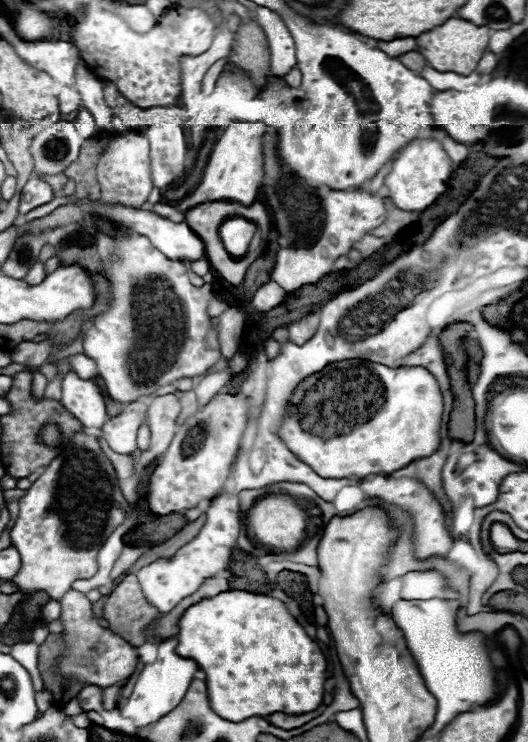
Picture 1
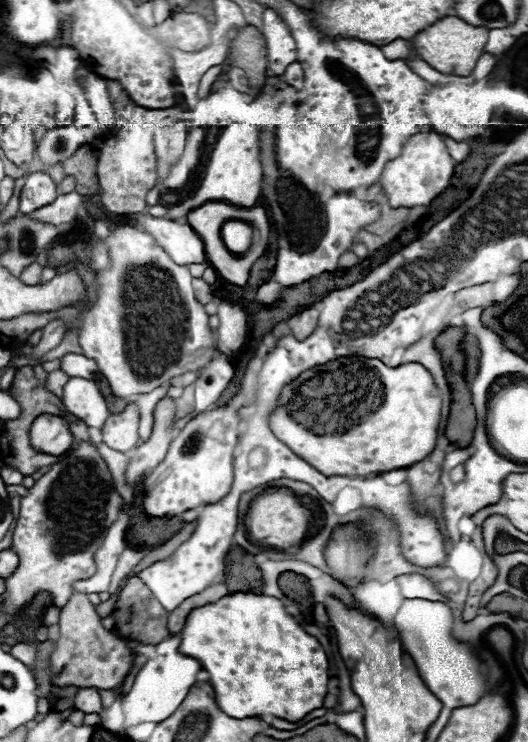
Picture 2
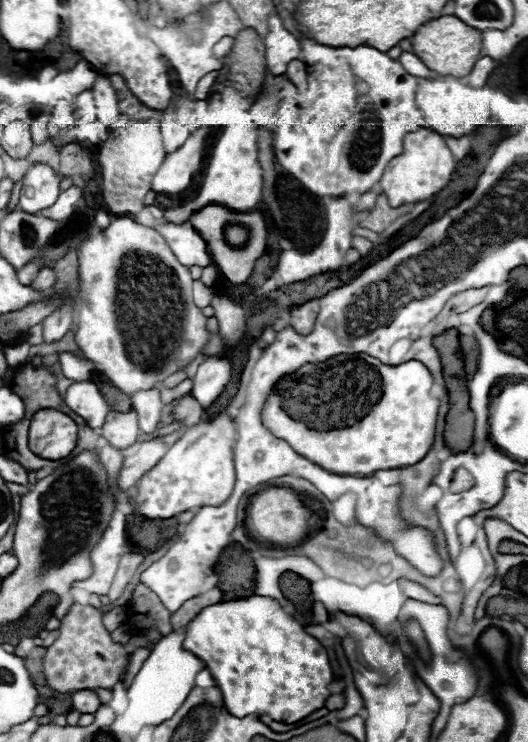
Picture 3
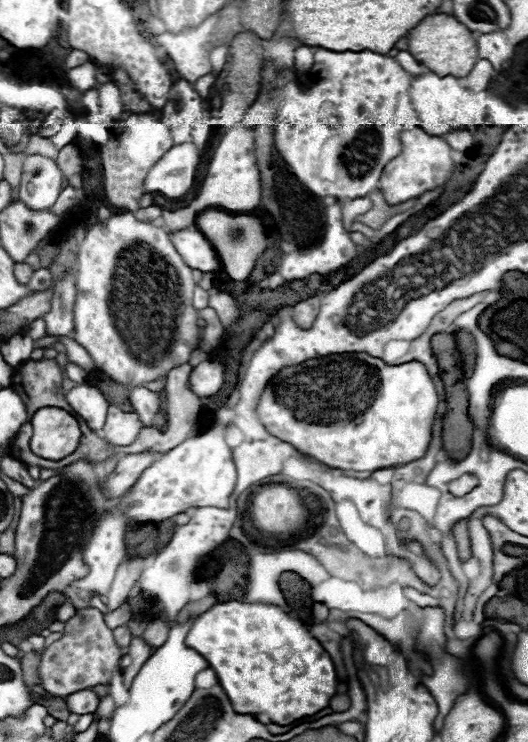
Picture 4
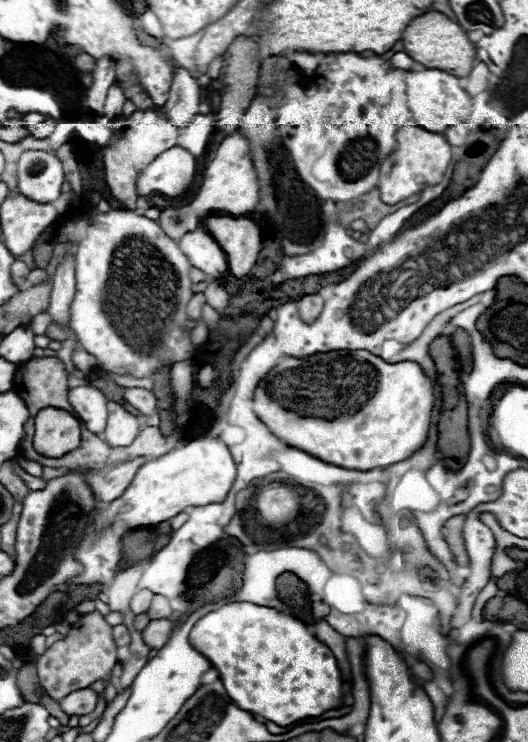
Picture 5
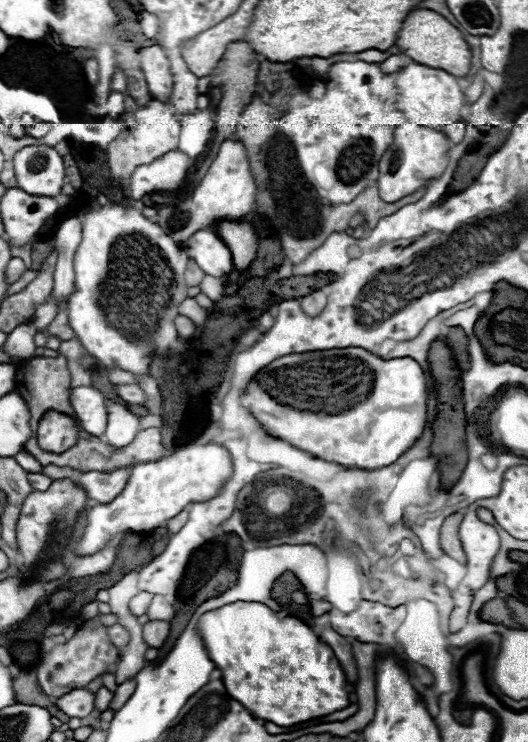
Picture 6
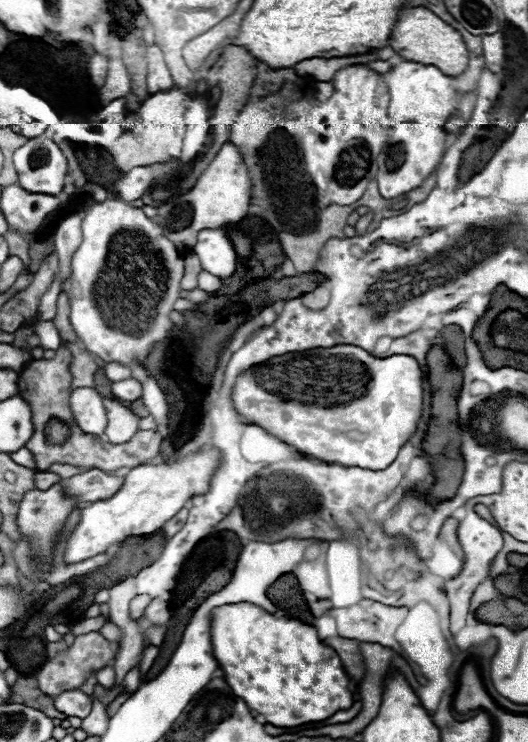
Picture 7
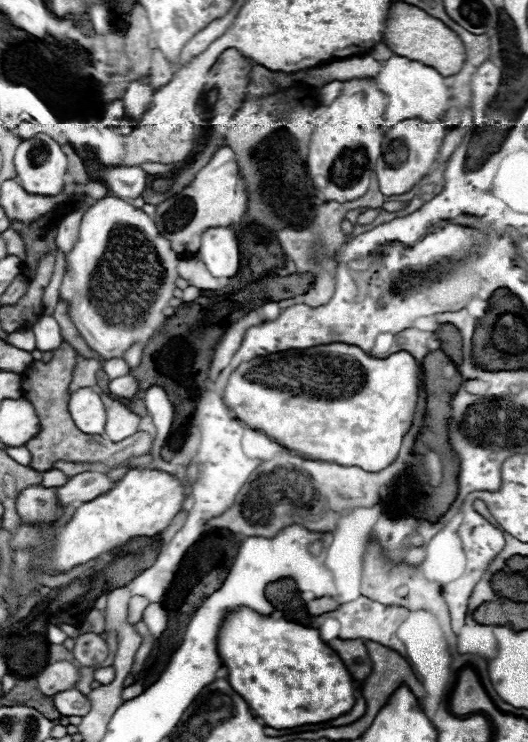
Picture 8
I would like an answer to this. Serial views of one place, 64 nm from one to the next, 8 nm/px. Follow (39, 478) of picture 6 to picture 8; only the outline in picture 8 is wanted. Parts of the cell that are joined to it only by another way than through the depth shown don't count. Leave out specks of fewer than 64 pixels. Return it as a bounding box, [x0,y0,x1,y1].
[42,470,68,486]

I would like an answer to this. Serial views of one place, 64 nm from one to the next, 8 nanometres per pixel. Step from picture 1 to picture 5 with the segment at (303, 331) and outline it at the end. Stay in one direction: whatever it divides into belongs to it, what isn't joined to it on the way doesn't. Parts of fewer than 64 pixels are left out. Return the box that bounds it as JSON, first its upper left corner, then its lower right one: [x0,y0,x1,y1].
[298,294,324,322]

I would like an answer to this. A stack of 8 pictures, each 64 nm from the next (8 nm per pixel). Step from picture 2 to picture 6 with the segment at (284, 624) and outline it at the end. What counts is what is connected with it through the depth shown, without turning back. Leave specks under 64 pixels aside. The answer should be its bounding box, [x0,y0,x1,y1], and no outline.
[198,602,350,726]

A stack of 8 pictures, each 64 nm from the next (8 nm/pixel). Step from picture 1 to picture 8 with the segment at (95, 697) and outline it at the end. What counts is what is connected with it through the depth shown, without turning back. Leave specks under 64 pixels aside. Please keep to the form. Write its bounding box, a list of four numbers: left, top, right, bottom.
[54,688,90,716]

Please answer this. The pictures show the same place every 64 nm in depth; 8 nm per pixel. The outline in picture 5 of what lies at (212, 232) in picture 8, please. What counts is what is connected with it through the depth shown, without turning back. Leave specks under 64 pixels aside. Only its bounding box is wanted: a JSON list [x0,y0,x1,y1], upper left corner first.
[178,228,230,278]

